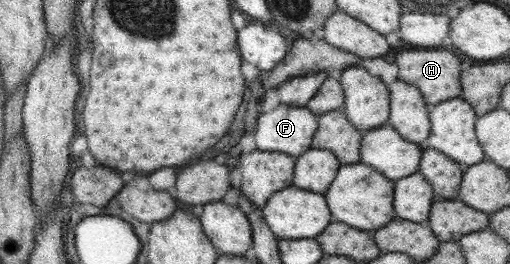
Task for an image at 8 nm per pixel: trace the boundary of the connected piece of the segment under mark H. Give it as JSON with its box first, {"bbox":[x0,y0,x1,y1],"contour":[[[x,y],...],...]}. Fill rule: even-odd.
{"bbox":[394,49,461,106],"contour":[[[421,49],[402,50],[394,56],[398,66],[397,79],[417,87],[427,106],[443,102],[461,94],[459,58],[449,50]]]}

